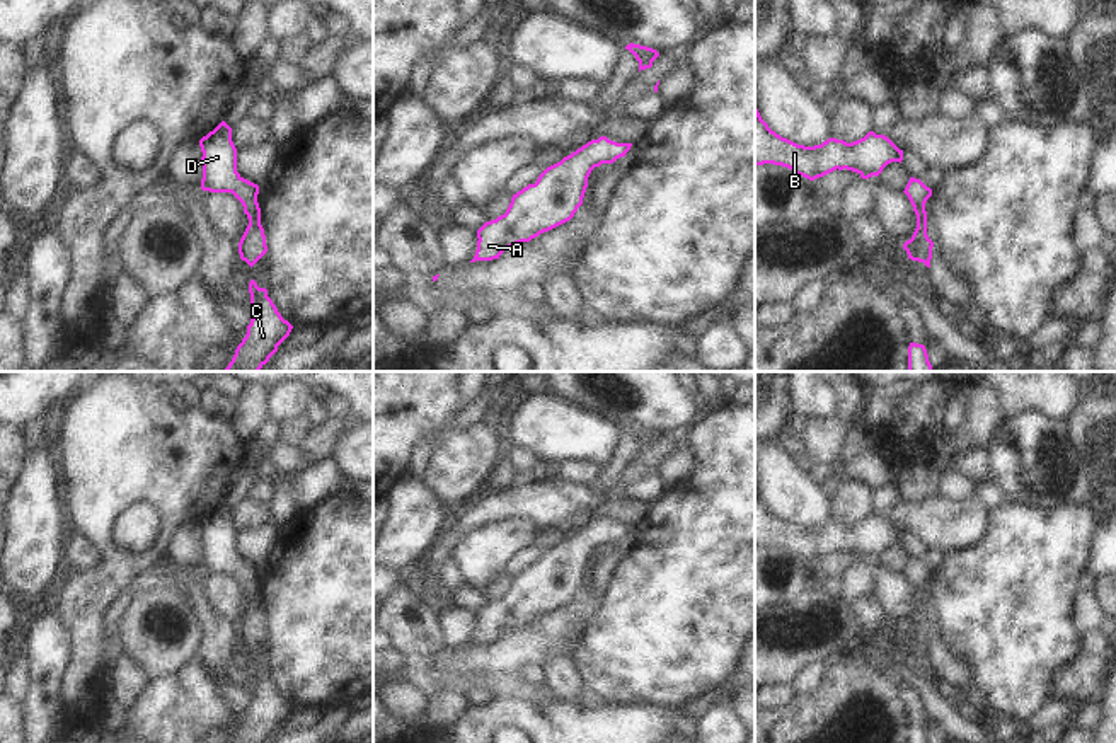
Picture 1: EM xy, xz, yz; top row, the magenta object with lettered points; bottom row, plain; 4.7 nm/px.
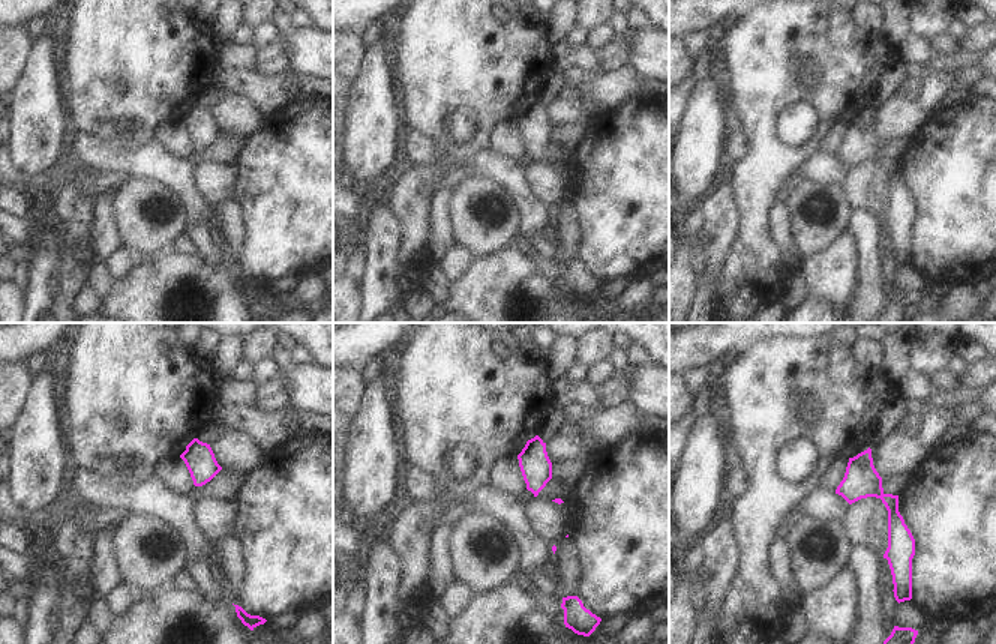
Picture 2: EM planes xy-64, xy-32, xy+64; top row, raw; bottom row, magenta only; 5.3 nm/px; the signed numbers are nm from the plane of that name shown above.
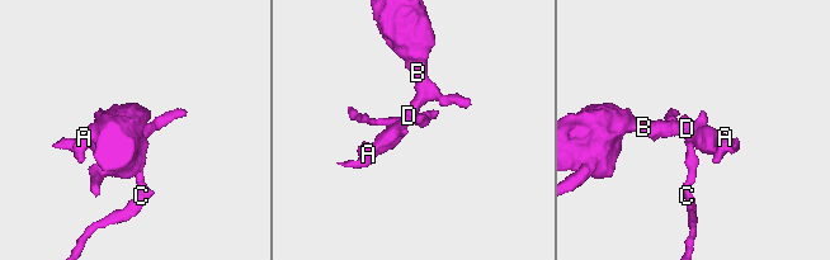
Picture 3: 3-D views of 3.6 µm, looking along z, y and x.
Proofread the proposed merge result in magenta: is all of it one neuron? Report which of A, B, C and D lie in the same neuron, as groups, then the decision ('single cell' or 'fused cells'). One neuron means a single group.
A B C D; single cell

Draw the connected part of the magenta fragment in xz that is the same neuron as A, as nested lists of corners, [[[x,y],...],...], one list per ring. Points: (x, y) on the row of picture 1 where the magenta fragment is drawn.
[[[600,136],[547,167],[535,184],[513,194],[504,215],[477,230],[477,251],[470,262],[499,259],[509,247],[569,222],[583,204],[591,170],[625,157],[630,147]]]

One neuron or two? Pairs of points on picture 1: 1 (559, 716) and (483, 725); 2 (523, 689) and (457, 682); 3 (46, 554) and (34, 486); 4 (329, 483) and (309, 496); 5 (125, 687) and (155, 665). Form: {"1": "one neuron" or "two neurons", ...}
{"1": "one neuron", "2": "one neuron", "3": "one neuron", "4": "one neuron", "5": "two neurons"}

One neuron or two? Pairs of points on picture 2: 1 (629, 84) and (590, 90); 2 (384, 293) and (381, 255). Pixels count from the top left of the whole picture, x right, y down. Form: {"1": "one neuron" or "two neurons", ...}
{"1": "one neuron", "2": "one neuron"}

